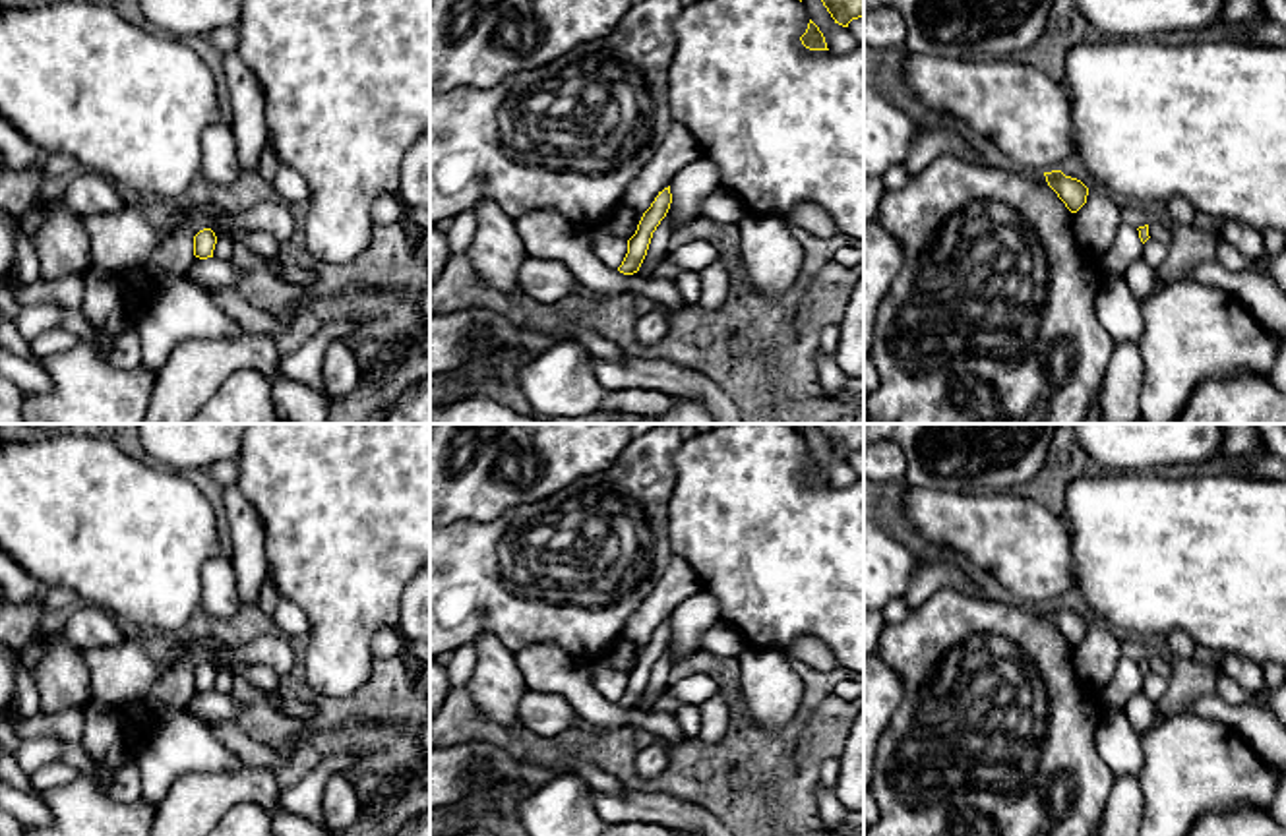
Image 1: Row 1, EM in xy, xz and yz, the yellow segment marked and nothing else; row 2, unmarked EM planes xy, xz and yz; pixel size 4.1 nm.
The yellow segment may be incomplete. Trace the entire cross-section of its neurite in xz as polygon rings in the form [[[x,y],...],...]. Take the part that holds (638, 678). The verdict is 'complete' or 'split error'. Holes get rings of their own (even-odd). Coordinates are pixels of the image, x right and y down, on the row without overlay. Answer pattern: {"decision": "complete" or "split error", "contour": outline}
{"decision": "complete", "contour": [[[668,619],[662,625],[658,625],[651,641],[643,646],[635,668],[628,673],[628,687],[622,699],[618,701],[620,706],[633,708],[639,704],[647,689],[653,666],[657,664],[660,654],[666,650],[670,637],[672,637],[672,627]]]}

